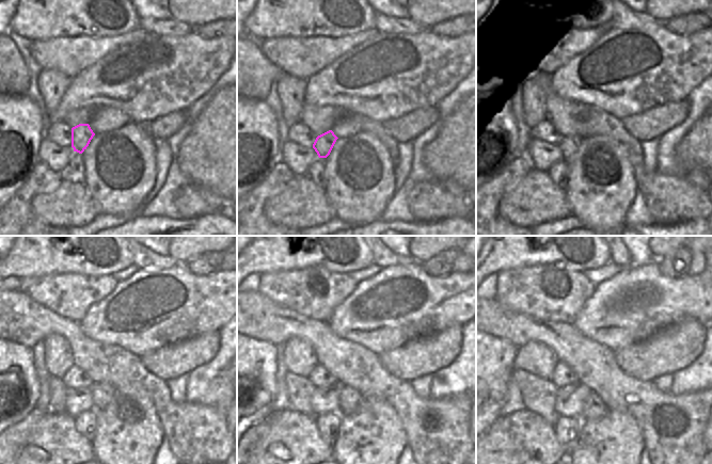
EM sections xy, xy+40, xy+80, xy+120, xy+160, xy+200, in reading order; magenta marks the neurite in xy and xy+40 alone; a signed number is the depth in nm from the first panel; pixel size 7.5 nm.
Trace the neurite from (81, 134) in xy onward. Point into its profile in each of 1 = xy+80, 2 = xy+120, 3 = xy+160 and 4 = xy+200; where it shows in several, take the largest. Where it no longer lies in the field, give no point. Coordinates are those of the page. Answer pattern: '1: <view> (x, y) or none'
1: xy+80 (568, 145)
2: xy+120 (103, 394)
3: xy+160 (349, 399)
4: xy+200 (594, 409)

